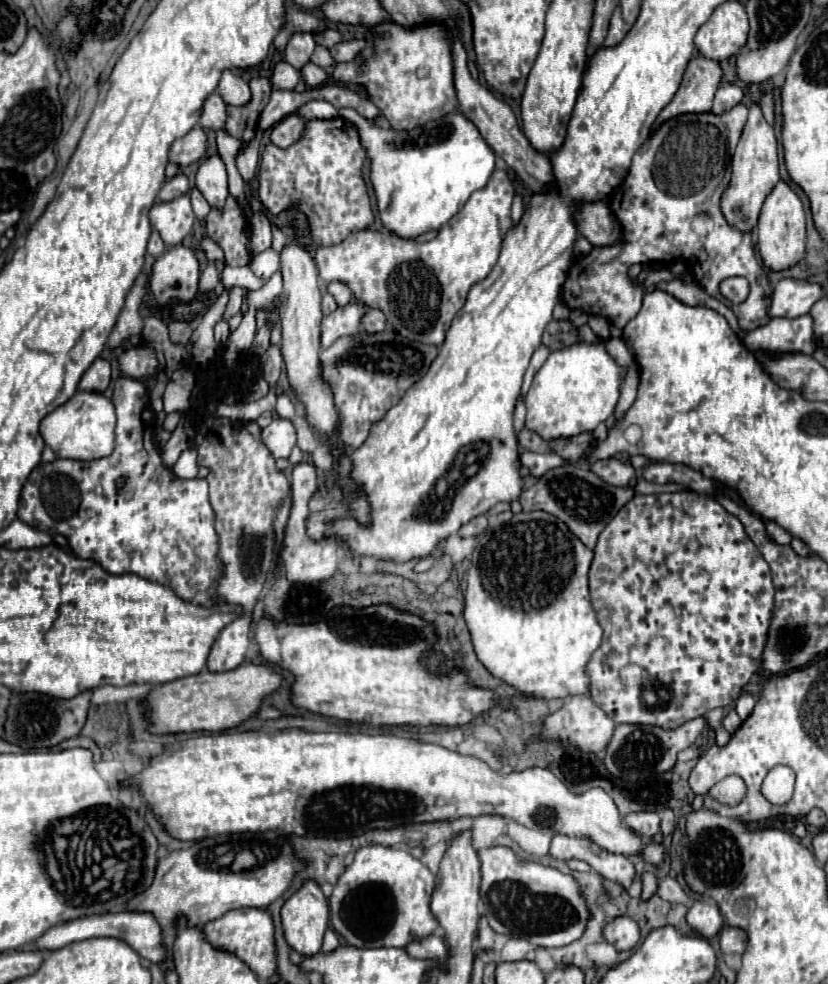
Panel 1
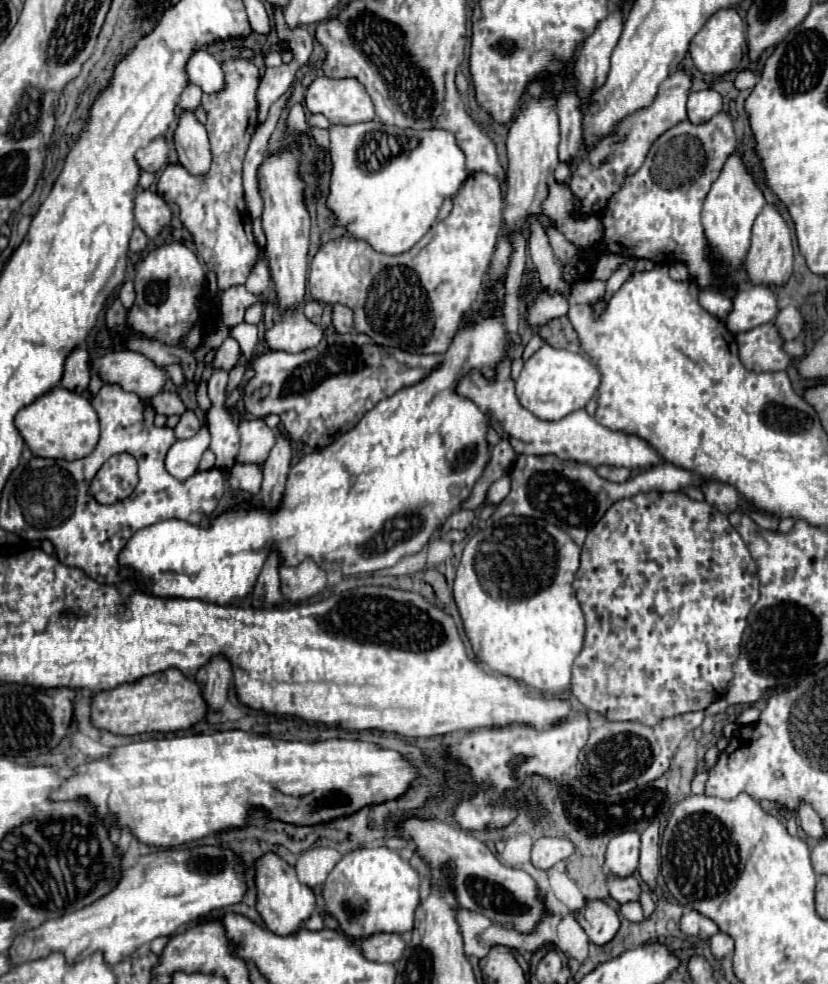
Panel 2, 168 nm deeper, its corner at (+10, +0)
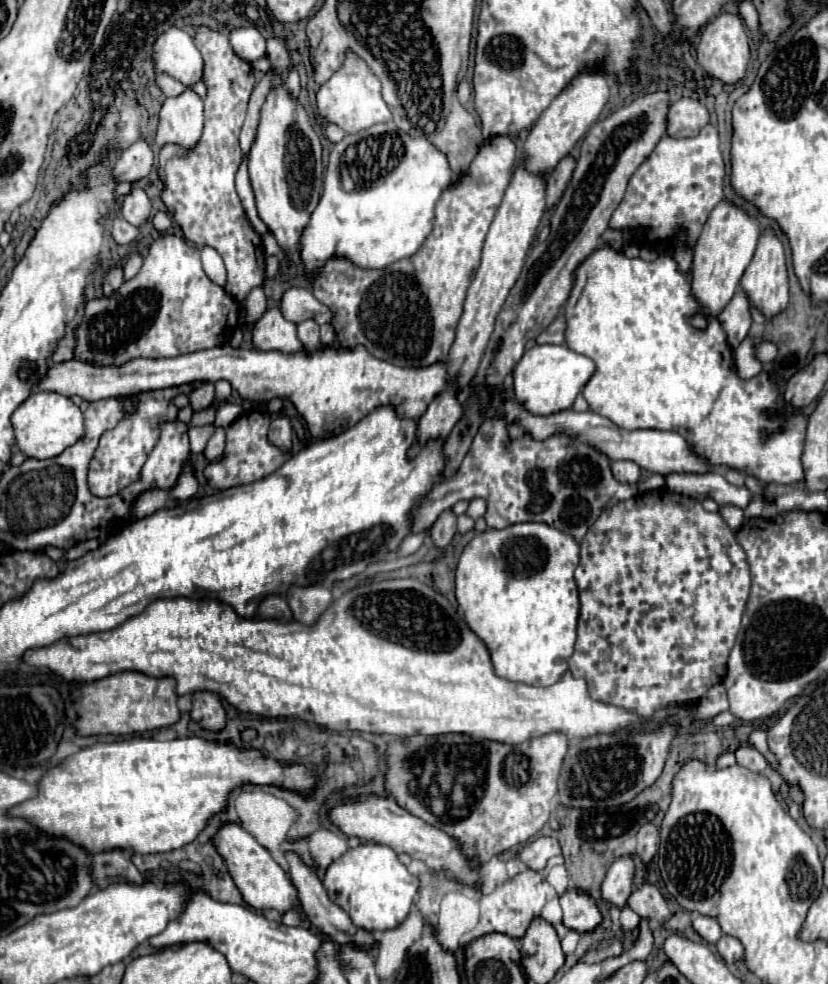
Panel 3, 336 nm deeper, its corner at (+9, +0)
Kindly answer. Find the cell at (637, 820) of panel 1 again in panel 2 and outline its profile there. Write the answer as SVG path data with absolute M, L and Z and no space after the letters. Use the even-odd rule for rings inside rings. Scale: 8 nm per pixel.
M627 829L623 833L617 833L607 847L609 871L619 877L631 875L639 863L639 845L641 845L641 837L637 831Z

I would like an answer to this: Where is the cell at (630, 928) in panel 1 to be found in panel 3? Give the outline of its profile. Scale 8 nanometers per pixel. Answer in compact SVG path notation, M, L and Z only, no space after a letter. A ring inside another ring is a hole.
M568 889L564 895L560 895L560 907L562 907L562 923L568 929L576 931L592 931L600 923L600 911L594 905L594 901L578 891L578 889Z

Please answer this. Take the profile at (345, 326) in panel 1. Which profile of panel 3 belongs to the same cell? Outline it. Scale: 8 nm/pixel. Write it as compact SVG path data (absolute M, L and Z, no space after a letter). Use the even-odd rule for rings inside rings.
M278 307L268 309L252 329L252 343L260 351L296 353L302 343L296 337L296 325L286 321Z

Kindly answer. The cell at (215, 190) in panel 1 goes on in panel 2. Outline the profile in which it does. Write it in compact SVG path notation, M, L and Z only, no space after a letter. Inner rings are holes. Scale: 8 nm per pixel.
M183 113L173 133L179 163L195 177L203 177L211 167L211 145L205 127L193 113Z

